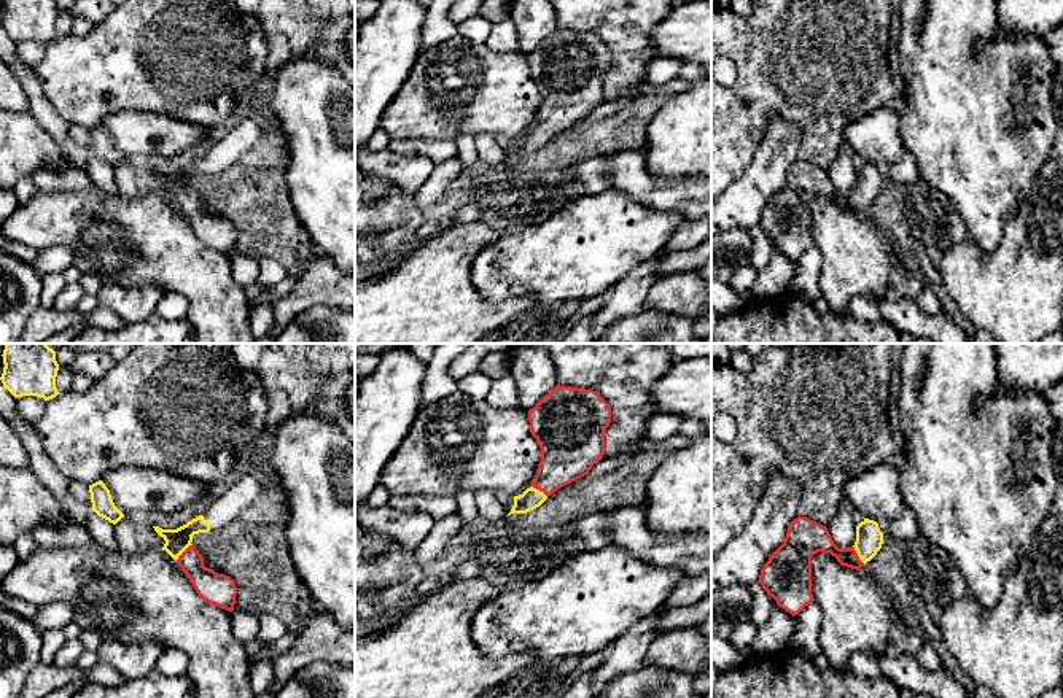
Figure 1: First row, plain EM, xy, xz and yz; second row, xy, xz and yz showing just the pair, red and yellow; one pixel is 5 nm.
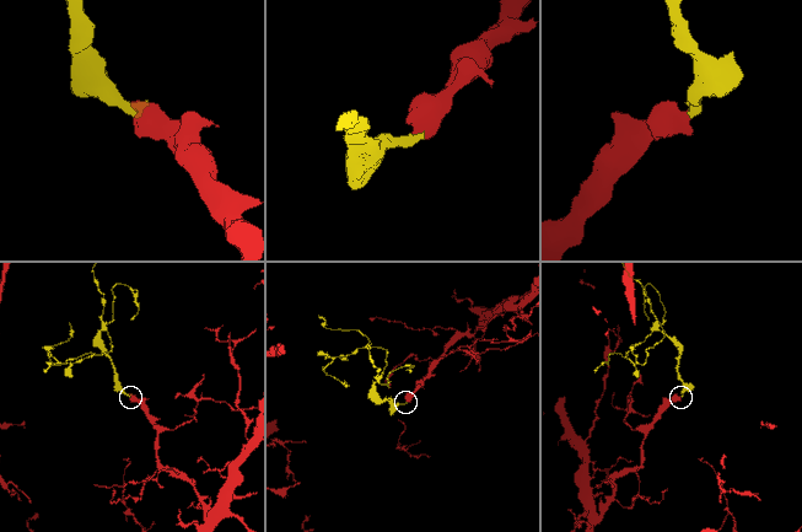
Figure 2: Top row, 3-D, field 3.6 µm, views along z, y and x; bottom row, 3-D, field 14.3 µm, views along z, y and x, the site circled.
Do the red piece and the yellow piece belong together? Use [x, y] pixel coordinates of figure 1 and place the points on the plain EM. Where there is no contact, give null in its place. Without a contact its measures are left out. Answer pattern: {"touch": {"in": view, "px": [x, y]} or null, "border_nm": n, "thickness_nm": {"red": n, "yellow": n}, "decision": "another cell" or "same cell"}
{"touch": {"in": "yz", "px": [856, 199]}, "border_nm": 120, "thickness_nm": {"red": 160, "yellow": 140}, "decision": "same cell"}

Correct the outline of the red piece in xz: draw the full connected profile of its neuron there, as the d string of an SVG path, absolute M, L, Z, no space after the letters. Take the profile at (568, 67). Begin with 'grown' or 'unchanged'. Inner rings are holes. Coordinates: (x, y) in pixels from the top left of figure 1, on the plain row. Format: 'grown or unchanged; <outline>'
grown; M557 29L528 54L528 64L541 105L532 130L514 140L508 159L539 151L554 135L589 118L605 99L611 51L594 33Z

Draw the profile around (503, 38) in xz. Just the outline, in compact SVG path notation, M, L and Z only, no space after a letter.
M511 17L492 25L485 45L496 52L520 52L516 25Z

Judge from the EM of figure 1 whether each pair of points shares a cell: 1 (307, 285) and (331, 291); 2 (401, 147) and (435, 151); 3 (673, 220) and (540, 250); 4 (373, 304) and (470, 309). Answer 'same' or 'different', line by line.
1: same
2: same
3: same
4: same

